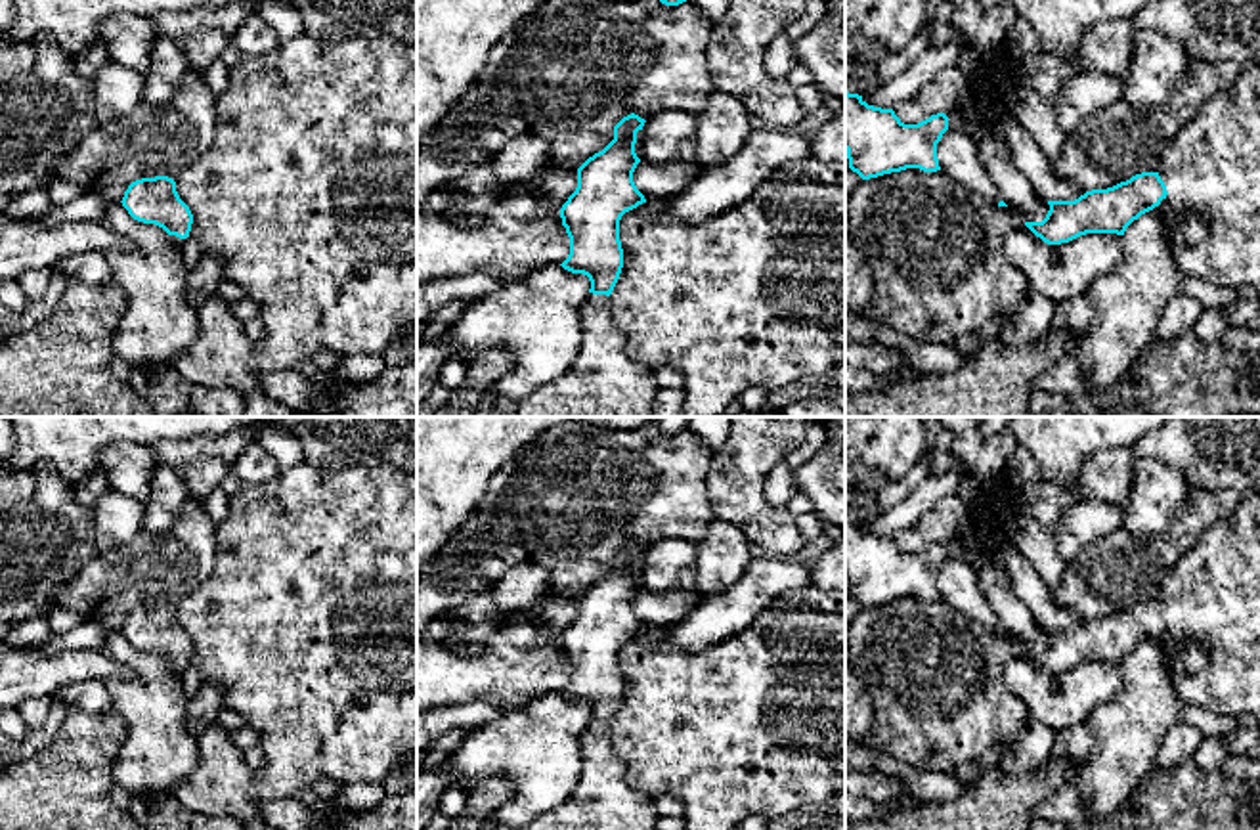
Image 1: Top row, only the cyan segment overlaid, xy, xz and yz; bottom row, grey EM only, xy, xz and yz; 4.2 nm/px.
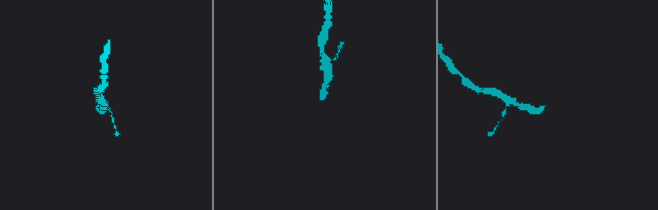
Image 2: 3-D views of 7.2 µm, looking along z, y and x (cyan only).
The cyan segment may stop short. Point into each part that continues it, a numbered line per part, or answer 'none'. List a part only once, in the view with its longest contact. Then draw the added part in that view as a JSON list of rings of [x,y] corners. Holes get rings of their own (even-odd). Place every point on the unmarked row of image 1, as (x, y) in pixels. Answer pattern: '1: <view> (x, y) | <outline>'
1: yz (1213, 595) | [[[1243,491],[1237,509],[1203,532],[1197,545],[1168,574],[1157,601],[1168,620],[1159,639],[1174,667],[1176,690],[1182,702],[1241,721],[1254,721],[1260,715],[1260,491]],[[1184,641],[1195,641],[1210,654],[1208,666],[1195,675],[1182,671],[1178,648]]]

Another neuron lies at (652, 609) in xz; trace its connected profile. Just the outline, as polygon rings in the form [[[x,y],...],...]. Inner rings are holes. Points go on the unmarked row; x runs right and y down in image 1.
[[[641,587],[633,610],[644,627],[675,625],[706,599],[696,589],[673,587],[669,591],[646,591]]]

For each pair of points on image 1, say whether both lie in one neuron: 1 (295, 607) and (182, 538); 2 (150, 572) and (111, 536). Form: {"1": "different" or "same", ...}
{"1": "different", "2": "different"}

